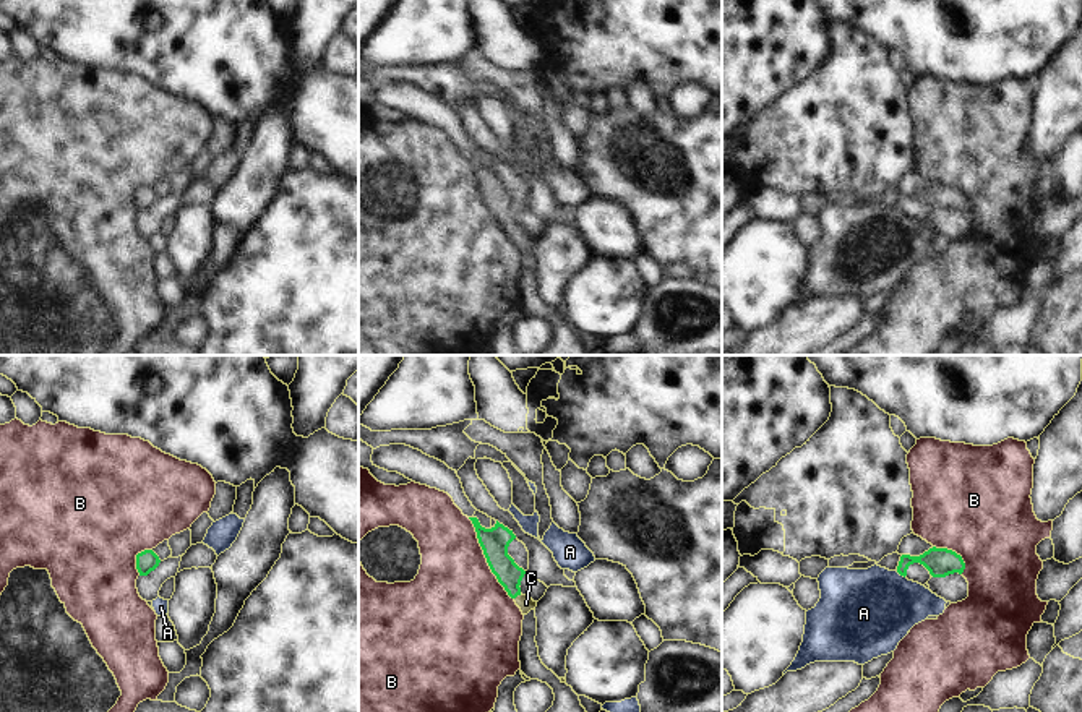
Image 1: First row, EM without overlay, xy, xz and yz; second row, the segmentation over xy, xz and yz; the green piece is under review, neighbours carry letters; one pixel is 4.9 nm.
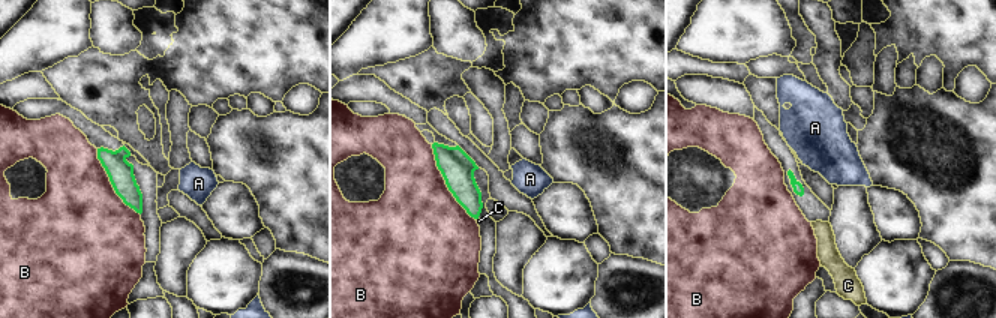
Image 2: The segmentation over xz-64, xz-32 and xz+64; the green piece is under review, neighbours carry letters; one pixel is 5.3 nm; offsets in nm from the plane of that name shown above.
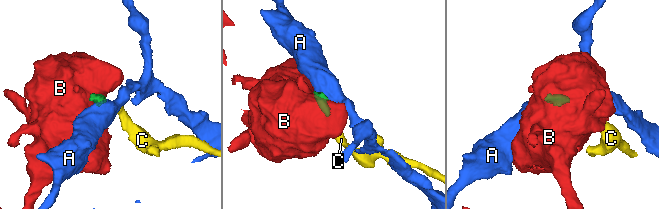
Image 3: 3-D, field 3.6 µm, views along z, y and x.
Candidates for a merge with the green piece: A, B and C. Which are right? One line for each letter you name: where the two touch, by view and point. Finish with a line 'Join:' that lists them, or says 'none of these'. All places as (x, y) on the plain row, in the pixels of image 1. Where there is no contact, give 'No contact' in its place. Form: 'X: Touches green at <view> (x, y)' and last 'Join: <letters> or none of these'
C: Touches green at xz (518, 231)
Join: C.

